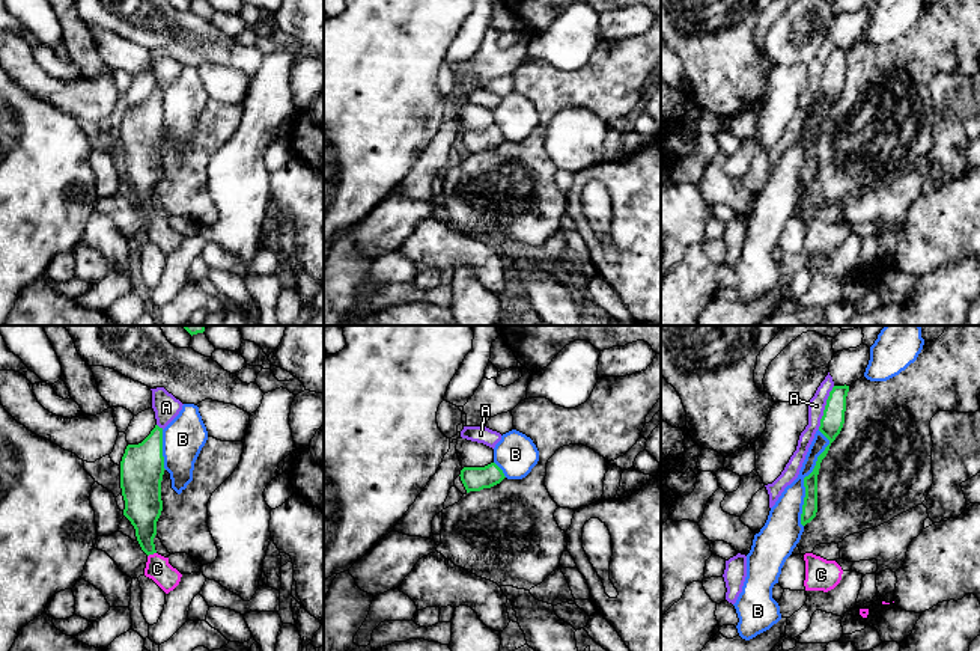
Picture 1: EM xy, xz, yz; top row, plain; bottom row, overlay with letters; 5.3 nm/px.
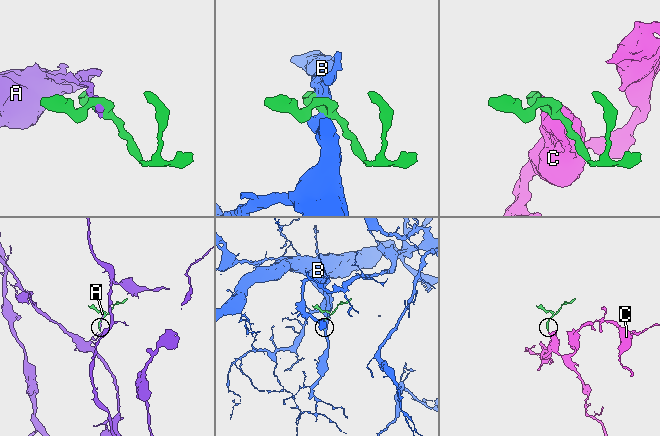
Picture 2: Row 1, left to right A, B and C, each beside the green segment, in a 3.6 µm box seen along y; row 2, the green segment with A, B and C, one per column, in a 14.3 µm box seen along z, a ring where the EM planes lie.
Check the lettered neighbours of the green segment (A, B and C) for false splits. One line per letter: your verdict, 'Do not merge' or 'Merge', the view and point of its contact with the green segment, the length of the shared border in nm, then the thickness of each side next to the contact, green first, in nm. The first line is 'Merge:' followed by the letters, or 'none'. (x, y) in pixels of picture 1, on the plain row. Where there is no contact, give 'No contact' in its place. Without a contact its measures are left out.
Merge: C
A: Do not merge. Touches green at yz (825, 70). Shared border 240 nm. Thickness 120 nm (green) against 90 nm
B: Do not merge. Touches green at yz (804, 140). Shared border 550 nm. Thickness 80 nm (green) against 180 nm
C: Merge. Touches green at xy (151, 216). Shared border 50 nm. Thickness 190 nm (green) against 130 nm

